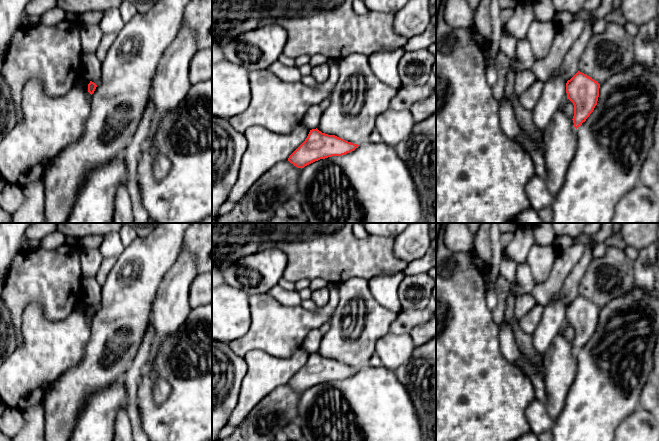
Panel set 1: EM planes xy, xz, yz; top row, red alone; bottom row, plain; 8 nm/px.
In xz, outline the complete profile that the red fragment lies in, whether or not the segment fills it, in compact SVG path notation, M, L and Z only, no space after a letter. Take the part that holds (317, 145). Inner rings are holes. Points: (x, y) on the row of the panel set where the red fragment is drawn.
M317 128L310 130L305 141L289 156L288 161L297 168L332 156L342 156L358 148L335 135L322 133Z

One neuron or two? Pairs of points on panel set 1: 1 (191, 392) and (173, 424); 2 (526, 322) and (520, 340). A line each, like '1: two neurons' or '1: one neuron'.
1: one neuron
2: two neurons

